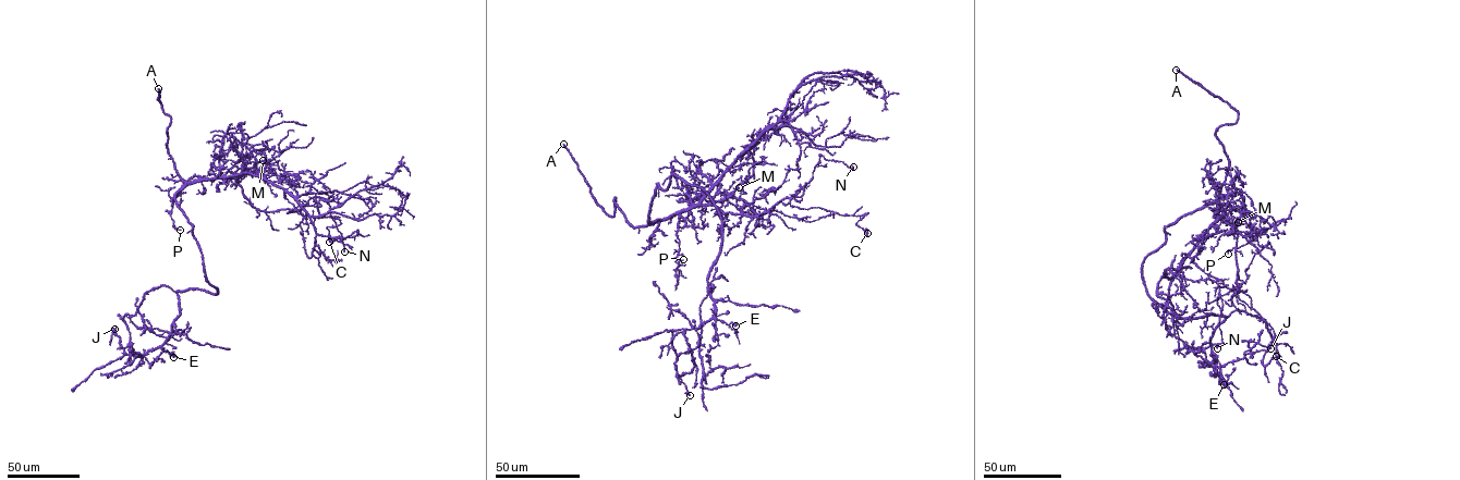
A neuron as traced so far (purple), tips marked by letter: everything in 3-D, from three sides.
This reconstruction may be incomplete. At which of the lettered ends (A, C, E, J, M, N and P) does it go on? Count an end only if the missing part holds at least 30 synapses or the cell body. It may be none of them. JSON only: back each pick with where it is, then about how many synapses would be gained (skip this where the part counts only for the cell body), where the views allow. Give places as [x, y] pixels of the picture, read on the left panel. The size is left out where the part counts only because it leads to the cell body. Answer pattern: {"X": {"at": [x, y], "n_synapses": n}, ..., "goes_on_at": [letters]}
{"A": {"at": [158, 88]}, "goes_on_at": ["A"]}

